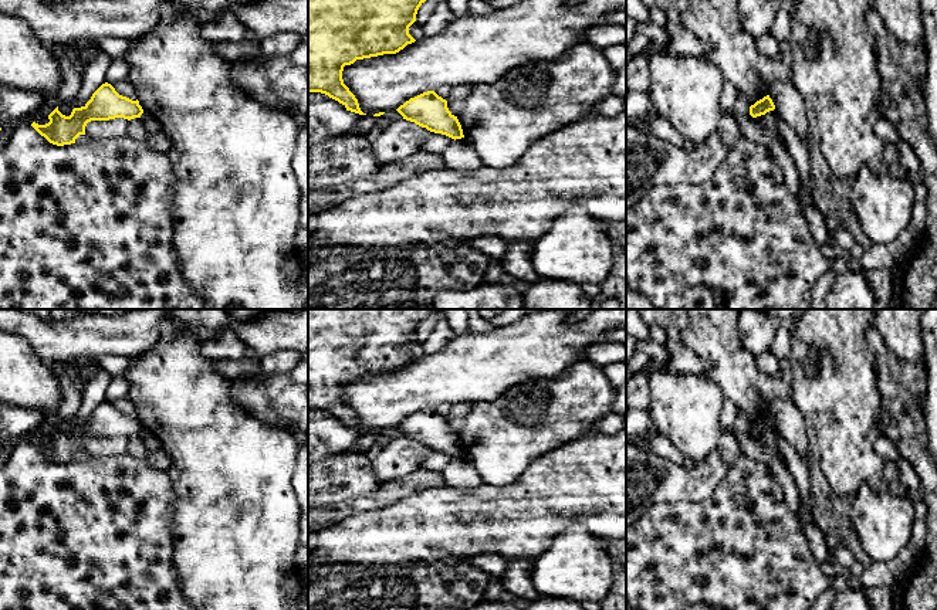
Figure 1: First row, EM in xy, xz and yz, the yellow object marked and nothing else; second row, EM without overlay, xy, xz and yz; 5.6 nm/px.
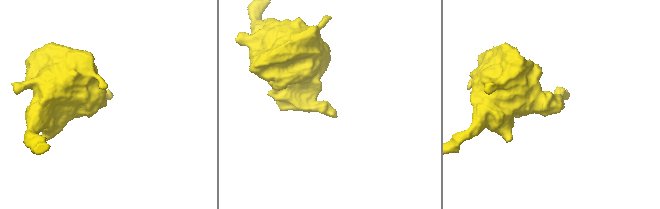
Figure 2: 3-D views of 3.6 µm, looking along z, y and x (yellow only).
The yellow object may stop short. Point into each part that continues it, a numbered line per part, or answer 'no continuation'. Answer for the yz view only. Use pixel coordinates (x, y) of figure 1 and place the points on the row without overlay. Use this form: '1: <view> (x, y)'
no continuation

